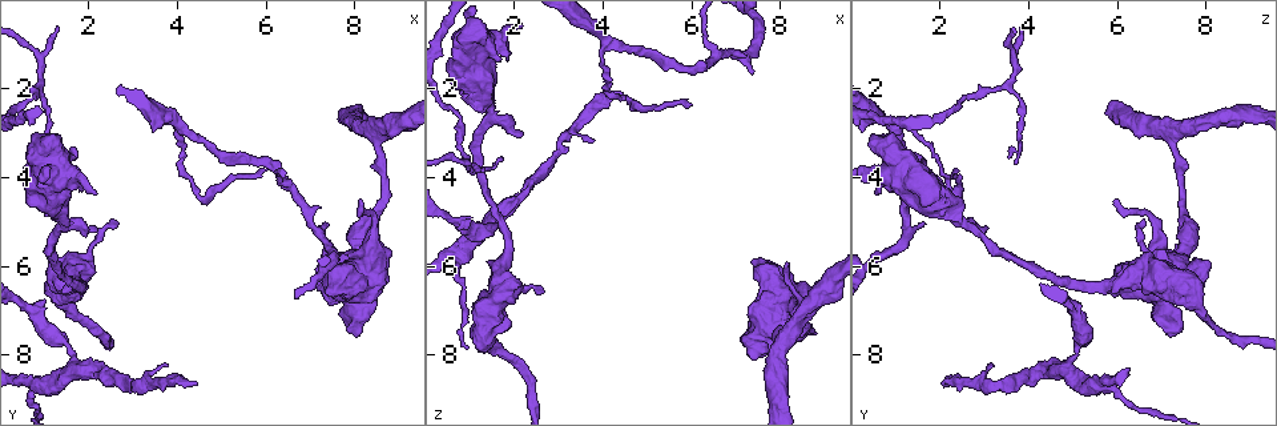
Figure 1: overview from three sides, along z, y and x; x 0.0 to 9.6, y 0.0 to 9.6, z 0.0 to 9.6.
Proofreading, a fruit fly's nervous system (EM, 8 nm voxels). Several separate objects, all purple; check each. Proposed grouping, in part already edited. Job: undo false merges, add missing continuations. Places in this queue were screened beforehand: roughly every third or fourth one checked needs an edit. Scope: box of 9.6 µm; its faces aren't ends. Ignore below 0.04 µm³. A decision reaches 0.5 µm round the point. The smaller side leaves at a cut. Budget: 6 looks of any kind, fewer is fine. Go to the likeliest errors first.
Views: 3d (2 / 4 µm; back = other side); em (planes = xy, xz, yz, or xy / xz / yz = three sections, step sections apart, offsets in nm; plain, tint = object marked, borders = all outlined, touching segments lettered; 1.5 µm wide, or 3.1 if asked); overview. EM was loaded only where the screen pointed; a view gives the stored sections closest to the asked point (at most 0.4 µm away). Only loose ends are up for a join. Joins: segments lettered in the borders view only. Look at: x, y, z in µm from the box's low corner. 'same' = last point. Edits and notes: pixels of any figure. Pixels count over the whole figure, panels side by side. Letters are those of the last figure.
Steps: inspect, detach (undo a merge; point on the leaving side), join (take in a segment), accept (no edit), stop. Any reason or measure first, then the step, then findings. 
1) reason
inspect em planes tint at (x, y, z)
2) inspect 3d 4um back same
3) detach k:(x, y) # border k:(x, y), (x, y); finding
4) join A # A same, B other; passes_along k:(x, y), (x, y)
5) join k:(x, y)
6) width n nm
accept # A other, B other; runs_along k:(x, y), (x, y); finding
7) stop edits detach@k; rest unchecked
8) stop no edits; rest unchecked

an open end
inspect em planes plain at (4.50, 8.55, 2.10)

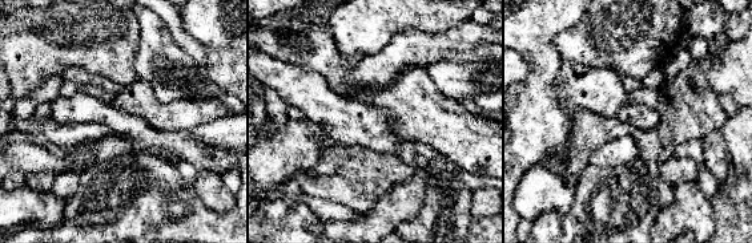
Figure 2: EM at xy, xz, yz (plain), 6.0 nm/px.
what lies round it
inspect em planes borders same

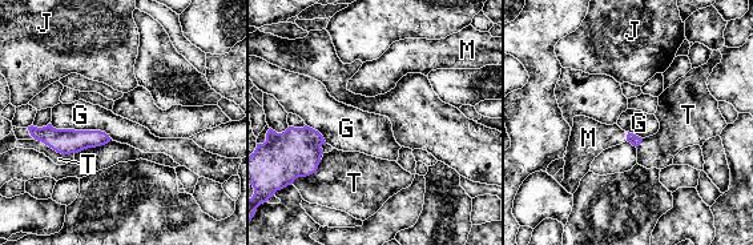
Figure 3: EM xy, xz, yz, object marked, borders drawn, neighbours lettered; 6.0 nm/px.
join 3:(588, 137) # G other, J other, M same, T other; passes_along 3:(635, 140), (627, 137), (588, 137); the neuron continues

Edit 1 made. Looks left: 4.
inspect 3d 4um at (2.25, 5.15, 3.05)

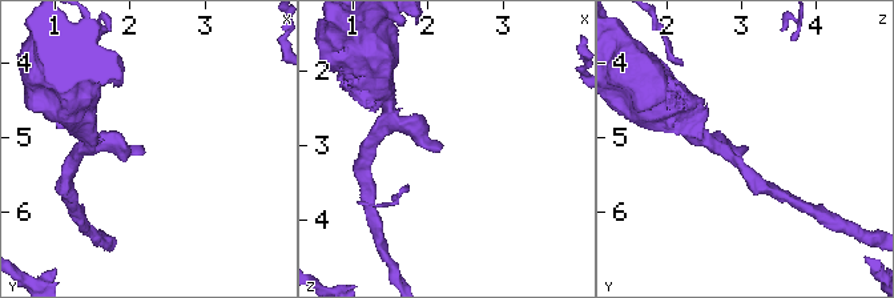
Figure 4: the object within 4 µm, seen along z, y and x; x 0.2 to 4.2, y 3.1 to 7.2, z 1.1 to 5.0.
inspect em xy step 8 tint at (2.20, 5.15, 3.05)

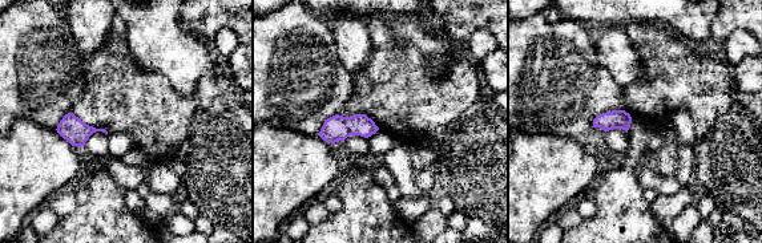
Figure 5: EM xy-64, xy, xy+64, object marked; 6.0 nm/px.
see the neighbours
inspect em xy step 8 borders same

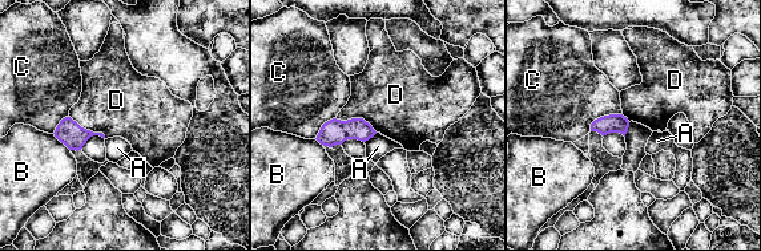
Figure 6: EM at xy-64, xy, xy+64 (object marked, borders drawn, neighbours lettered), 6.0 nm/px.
accept # A other, B other, C other, D other; border 6:(335, 117), (363, 118), (377, 132); none of them fits

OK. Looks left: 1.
stop edits join@3; rest unchecked

